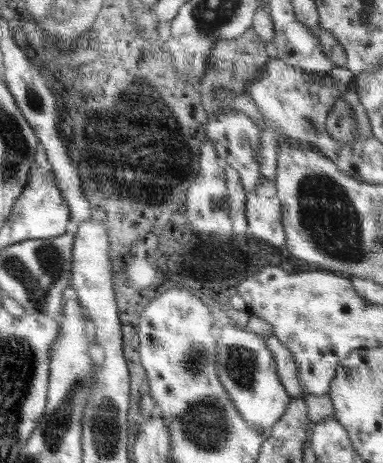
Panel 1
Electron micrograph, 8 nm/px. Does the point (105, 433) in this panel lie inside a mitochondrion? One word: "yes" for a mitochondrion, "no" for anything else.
yes

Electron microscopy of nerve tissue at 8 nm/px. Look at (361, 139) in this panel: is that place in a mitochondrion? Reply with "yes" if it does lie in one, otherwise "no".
no

